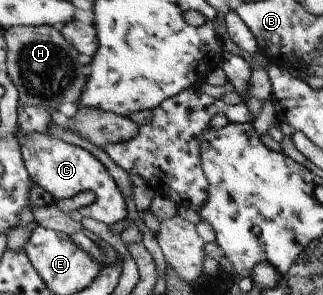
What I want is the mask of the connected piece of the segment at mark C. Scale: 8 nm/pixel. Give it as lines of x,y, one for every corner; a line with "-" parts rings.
16,128
16,139
29,180
49,193
54,202
61,198
71,198
78,192
93,192
94,199
91,204
78,208
82,217
95,219
107,226
124,220
124,198
105,167
94,155
83,148
52,138
47,134
35,133
23,136
18,132
18,128

